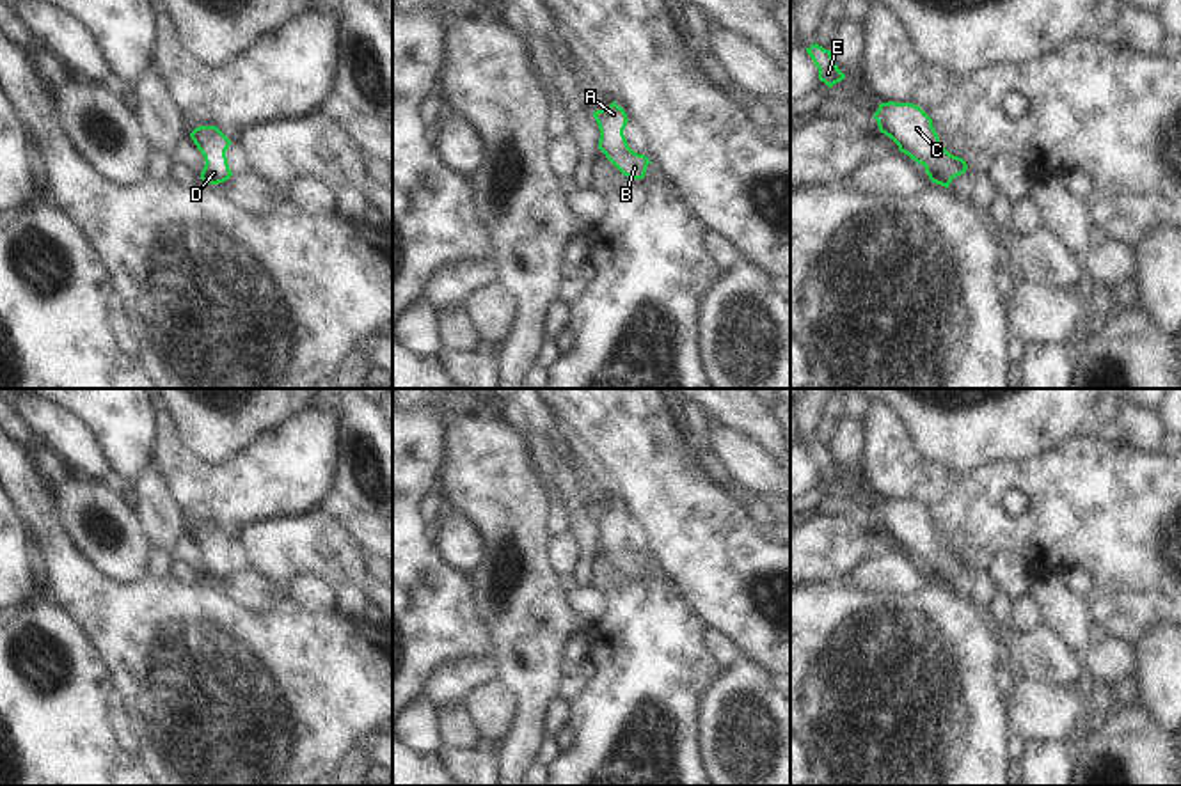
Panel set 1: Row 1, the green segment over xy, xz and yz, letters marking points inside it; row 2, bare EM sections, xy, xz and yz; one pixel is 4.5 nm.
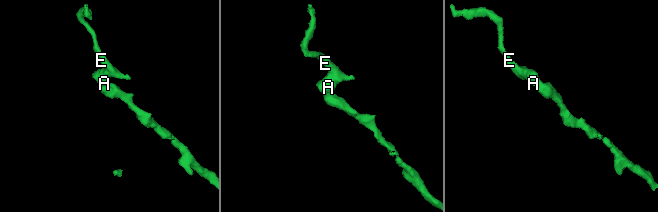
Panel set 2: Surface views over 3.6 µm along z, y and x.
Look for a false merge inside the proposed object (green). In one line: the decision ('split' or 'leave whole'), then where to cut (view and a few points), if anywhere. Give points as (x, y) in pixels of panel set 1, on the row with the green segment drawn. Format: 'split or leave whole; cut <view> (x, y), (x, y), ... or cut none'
leave whole; cut none

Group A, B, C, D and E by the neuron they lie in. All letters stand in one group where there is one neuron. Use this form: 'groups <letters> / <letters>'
groups A B C D E

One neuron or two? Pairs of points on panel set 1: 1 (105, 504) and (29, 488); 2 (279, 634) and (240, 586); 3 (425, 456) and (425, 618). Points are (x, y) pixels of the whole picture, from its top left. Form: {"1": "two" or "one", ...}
{"1": "two", "2": "two", "3": "one"}

